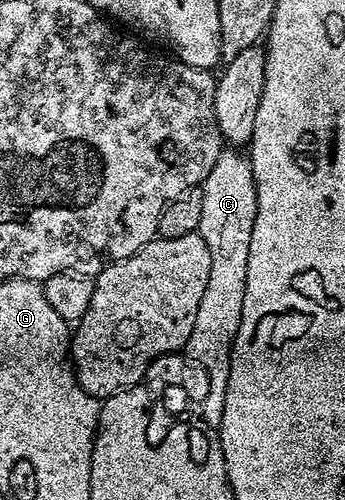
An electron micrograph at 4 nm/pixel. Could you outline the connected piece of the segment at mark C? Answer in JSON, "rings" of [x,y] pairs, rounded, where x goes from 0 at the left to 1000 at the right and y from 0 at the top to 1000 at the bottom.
{"rings":[[[649,300],[626,316],[626,332],[614,332],[614,340],[603,348],[603,356],[588,360],[580,374],[586,380],[586,394],[591,396],[591,420],[580,420],[580,452],[574,454],[574,470],[591,476],[591,484],[603,492],[603,508],[614,508],[614,540],[603,548],[603,572],[591,578],[591,596],[580,596],[580,620],[568,620],[568,646],[557,652],[557,668],[545,676],[536,702],[559,720],[580,724],[580,732],[591,732],[591,740],[603,748],[603,796],[591,796],[591,804],[580,812],[586,824],[583,846],[600,858],[629,858],[632,848],[643,840],[649,828],[649,788],[661,772],[661,740],[667,738],[667,710],[672,708],[672,692],[684,676],[684,660],[696,660],[696,628],[707,612],[707,564],[713,562],[713,534],[719,532],[719,484],[730,476],[730,444],[742,432],[742,376],[736,372],[736,358],[730,356],[730,340],[725,338],[722,318],[710,310],[701,312],[690,300]]]}

